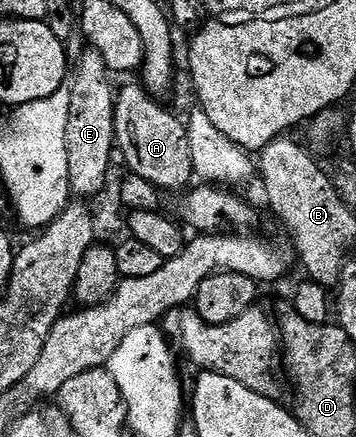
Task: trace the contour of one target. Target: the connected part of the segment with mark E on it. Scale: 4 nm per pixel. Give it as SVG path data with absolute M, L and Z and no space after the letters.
M87 49L78 56L73 70L69 75L69 121L65 121L65 149L69 153L69 185L72 196L87 201L95 197L105 185L106 171L111 168L117 148L115 145L115 97L116 88L111 88L112 76L107 69L107 63L95 52Z

